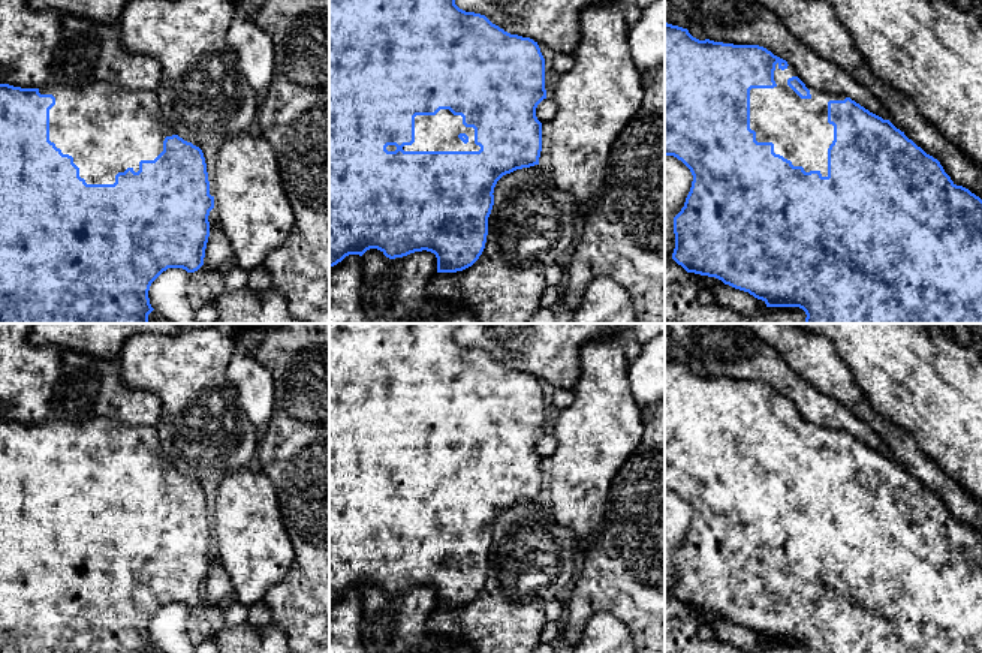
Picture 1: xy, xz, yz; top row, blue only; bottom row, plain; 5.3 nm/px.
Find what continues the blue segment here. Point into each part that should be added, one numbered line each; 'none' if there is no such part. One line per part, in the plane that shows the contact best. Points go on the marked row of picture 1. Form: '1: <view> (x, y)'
1: yz (798, 128)

